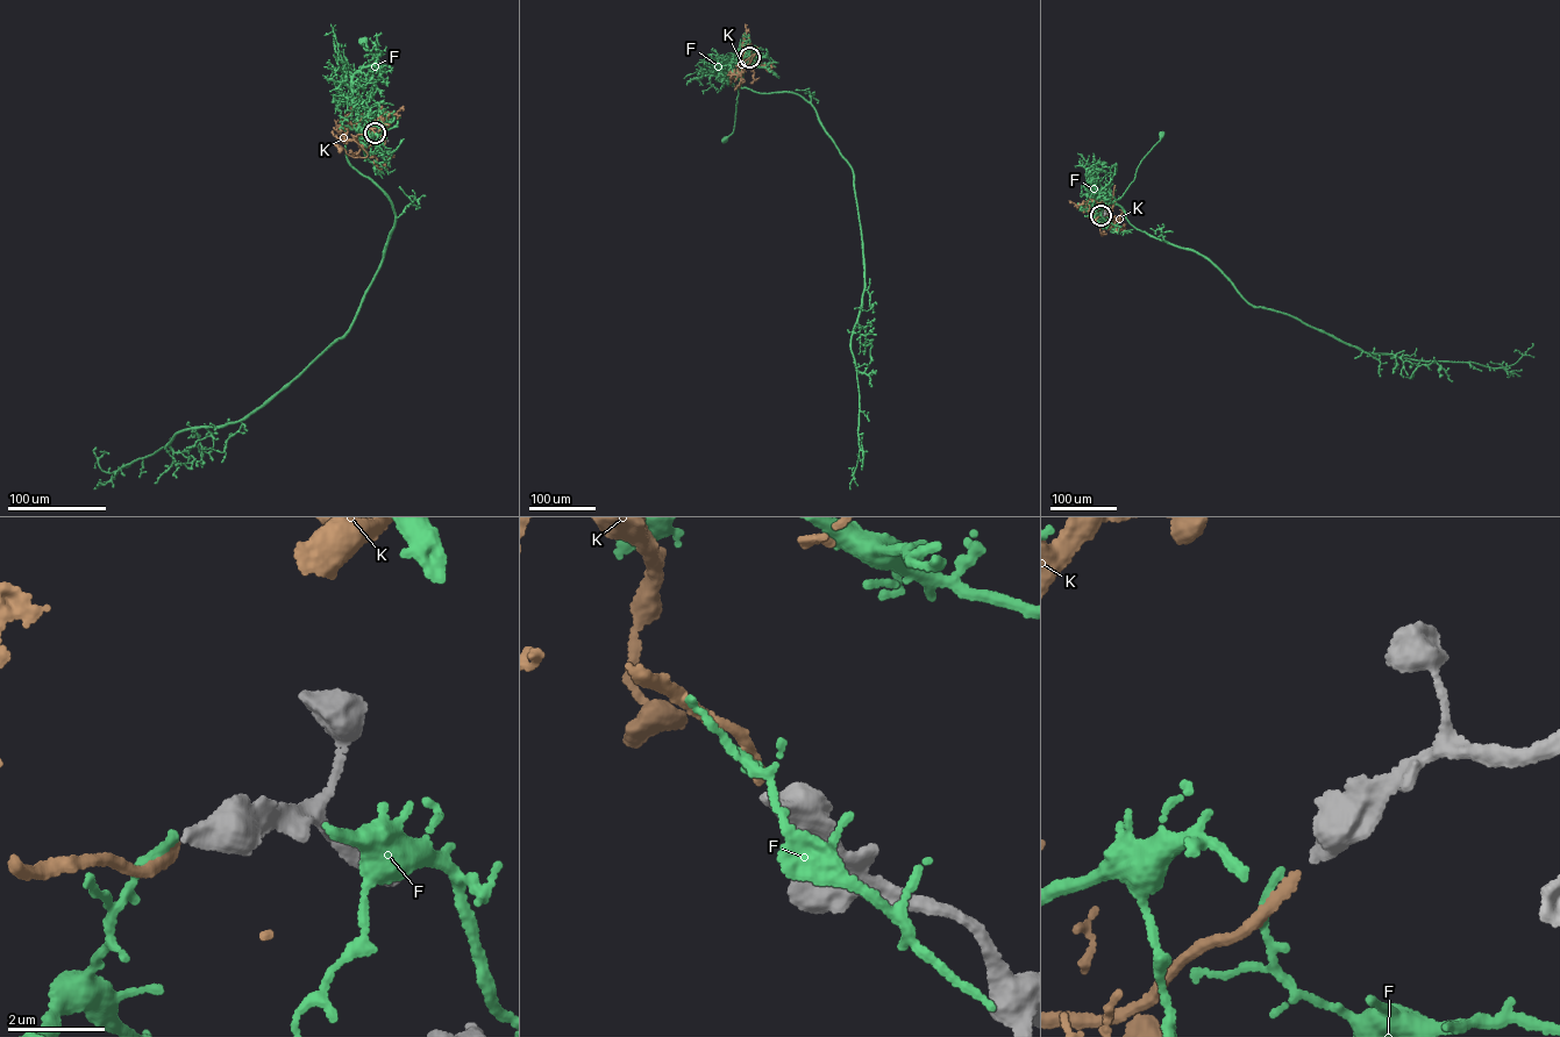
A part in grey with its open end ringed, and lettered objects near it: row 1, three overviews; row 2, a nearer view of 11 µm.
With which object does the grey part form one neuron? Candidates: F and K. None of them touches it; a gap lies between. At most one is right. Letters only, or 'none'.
K

